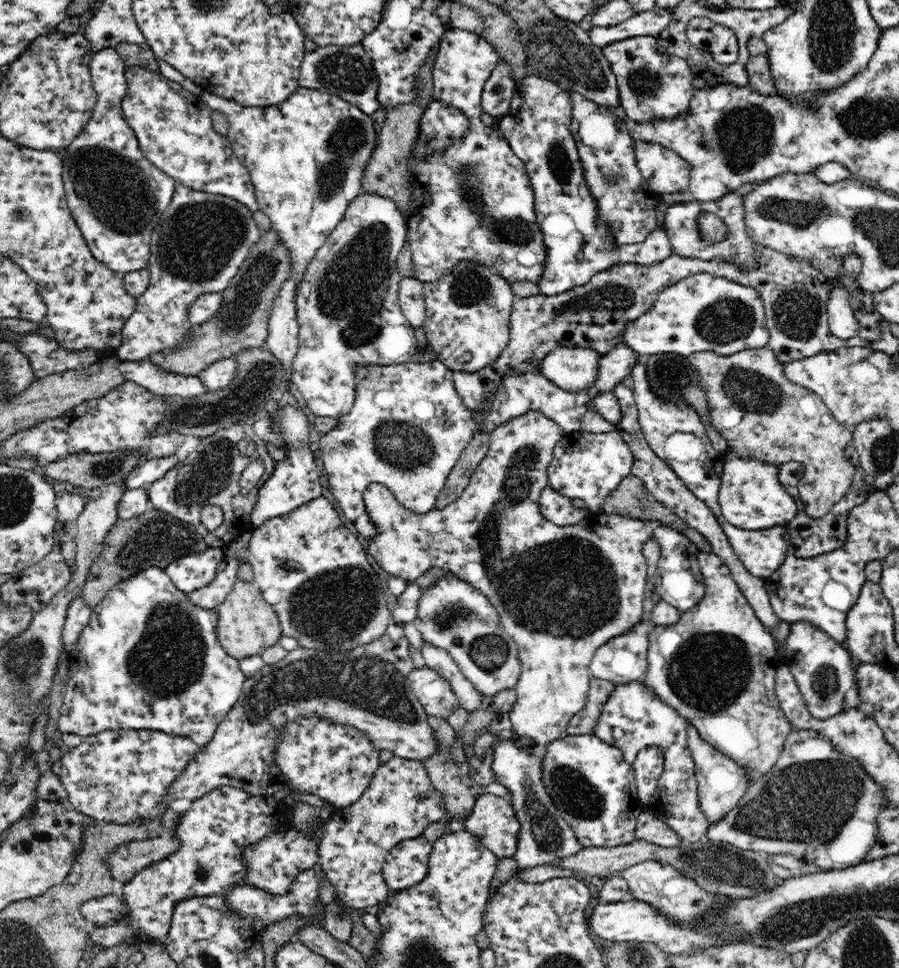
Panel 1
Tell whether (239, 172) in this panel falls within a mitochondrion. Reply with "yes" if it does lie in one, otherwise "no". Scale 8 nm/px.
no

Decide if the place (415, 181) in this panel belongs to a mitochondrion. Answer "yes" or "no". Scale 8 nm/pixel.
no

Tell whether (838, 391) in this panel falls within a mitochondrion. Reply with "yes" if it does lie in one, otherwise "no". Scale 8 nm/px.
no

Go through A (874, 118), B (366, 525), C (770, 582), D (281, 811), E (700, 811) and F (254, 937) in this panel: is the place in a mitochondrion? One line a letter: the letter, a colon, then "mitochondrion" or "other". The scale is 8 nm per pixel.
A: mitochondrion
B: other
C: other
D: other
E: other
F: other

